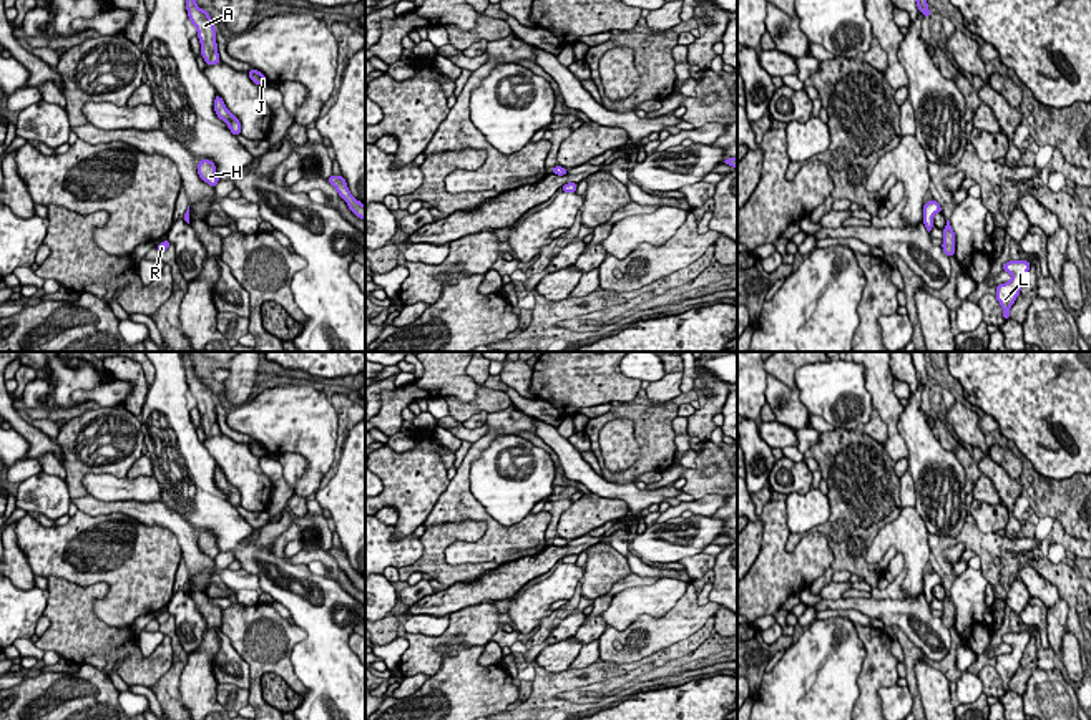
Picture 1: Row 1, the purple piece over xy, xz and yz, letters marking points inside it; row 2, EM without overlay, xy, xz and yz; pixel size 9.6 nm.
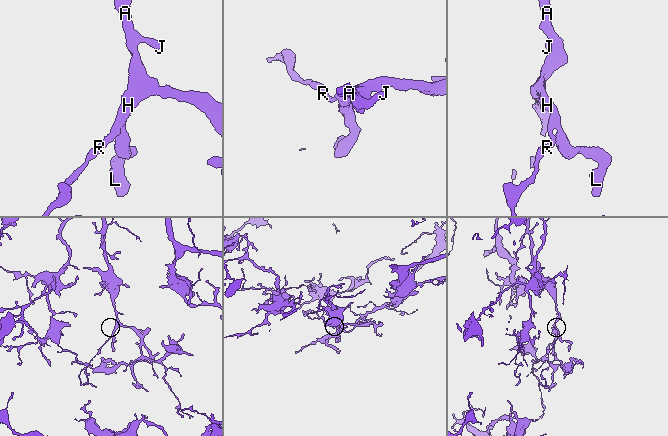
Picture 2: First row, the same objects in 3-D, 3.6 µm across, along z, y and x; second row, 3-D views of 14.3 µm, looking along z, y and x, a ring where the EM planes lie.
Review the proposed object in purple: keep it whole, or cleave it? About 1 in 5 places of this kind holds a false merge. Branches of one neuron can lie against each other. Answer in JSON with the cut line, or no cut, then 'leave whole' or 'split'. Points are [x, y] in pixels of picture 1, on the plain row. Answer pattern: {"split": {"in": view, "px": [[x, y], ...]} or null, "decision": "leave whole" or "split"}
{"split": null, "decision": "leave whole"}

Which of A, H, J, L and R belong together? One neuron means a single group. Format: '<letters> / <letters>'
A H J L R

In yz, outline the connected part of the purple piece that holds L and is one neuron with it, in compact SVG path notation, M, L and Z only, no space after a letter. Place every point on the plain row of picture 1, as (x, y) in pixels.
M1010 632L1003 635L1003 644L1008 644L1013 649L1010 654L996 657L995 665L996 672L1003 680L1005 692L1010 690L1010 680L1015 675L1016 669L1020 667L1030 639L1031 635L1028 632Z

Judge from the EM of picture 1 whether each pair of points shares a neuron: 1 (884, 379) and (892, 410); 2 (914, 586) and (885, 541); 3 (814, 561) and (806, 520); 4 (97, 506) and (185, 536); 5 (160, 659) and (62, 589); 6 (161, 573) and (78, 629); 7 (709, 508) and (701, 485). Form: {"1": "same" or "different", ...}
{"1": "same", "2": "same", "3": "different", "4": "same", "5": "same", "6": "different", "7": "different"}

